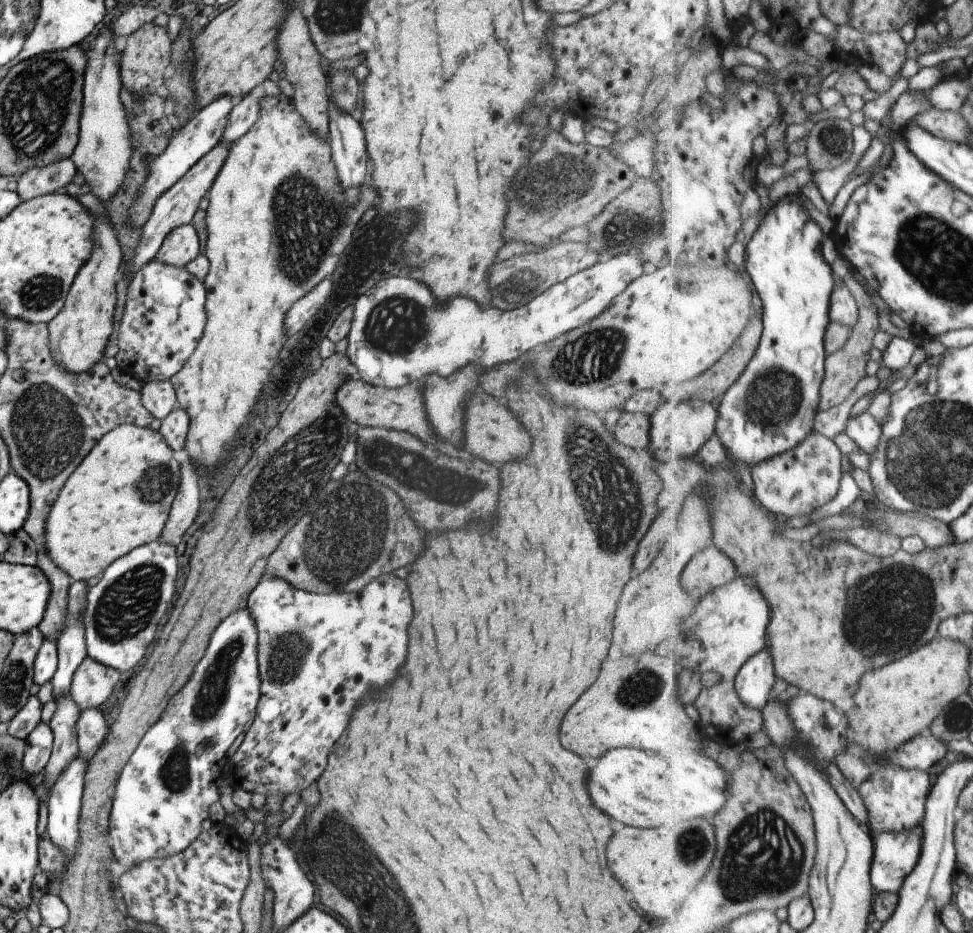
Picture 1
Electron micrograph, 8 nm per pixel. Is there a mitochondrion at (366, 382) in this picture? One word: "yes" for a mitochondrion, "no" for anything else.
no

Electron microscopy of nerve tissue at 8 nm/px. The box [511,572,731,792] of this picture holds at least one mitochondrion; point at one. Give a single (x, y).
(642, 688)

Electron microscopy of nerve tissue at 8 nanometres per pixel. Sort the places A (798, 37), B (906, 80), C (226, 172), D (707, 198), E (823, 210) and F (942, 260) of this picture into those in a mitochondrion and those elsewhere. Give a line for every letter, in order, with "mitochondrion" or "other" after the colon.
A: other
B: other
C: other
D: other
E: other
F: mitochondrion

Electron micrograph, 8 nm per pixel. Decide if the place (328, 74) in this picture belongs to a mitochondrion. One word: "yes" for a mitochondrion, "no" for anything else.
no

